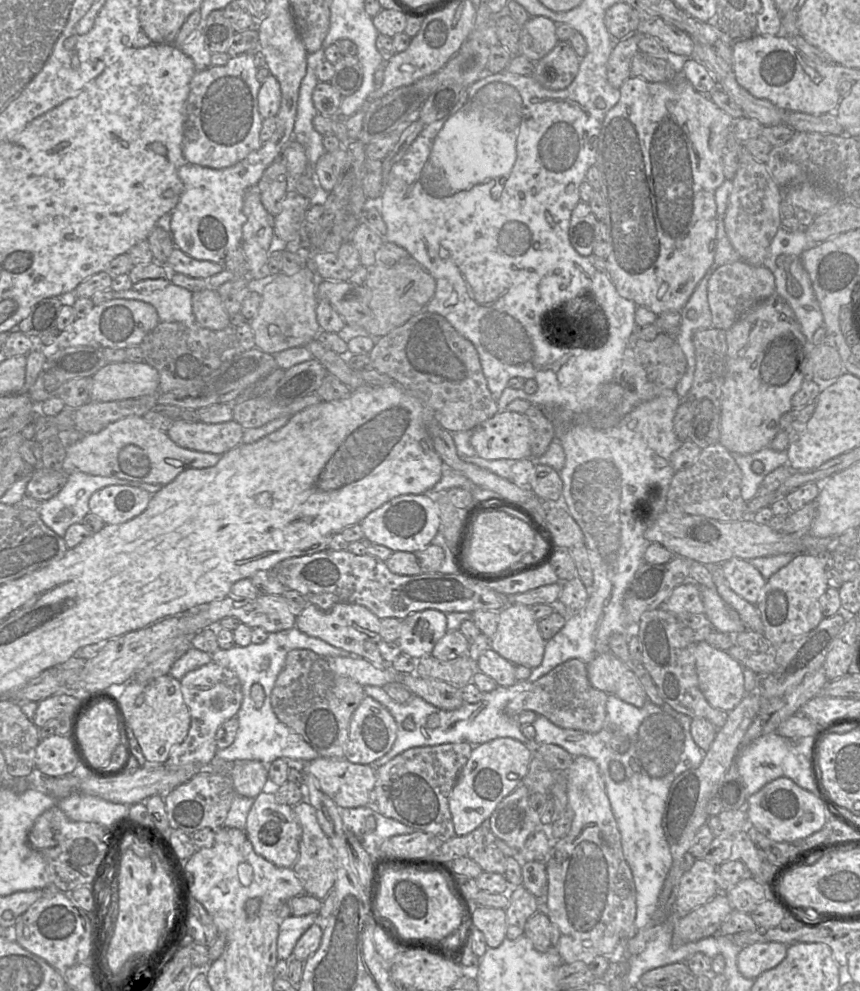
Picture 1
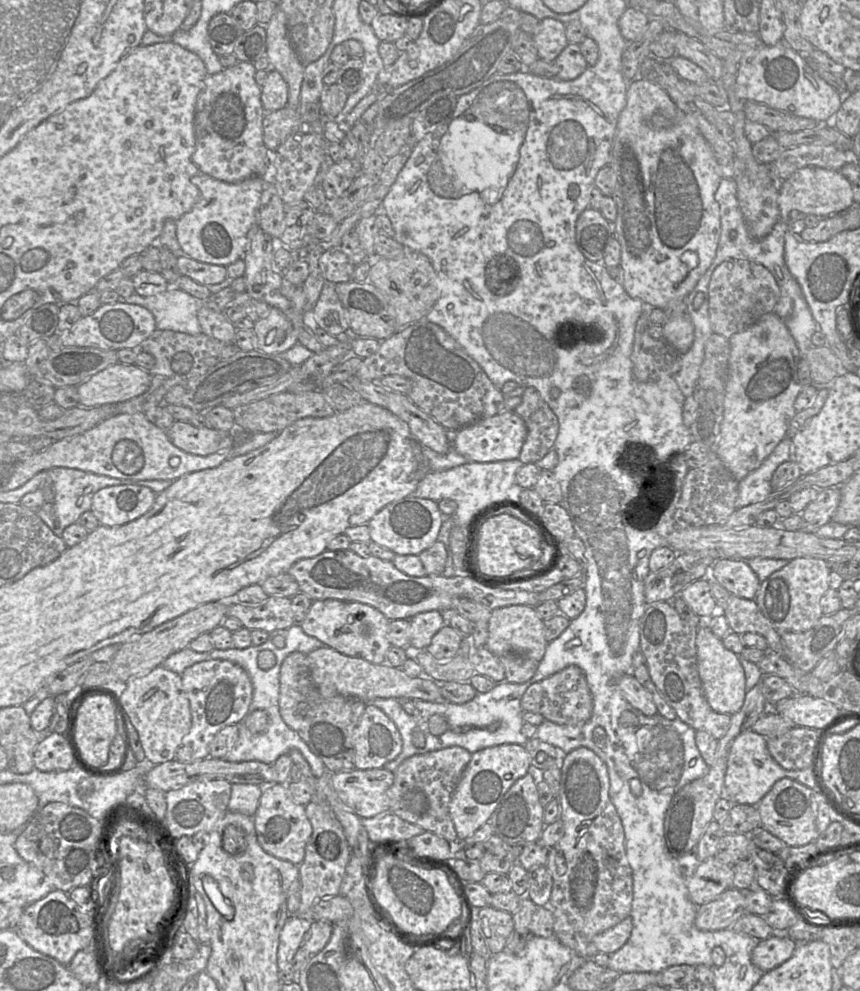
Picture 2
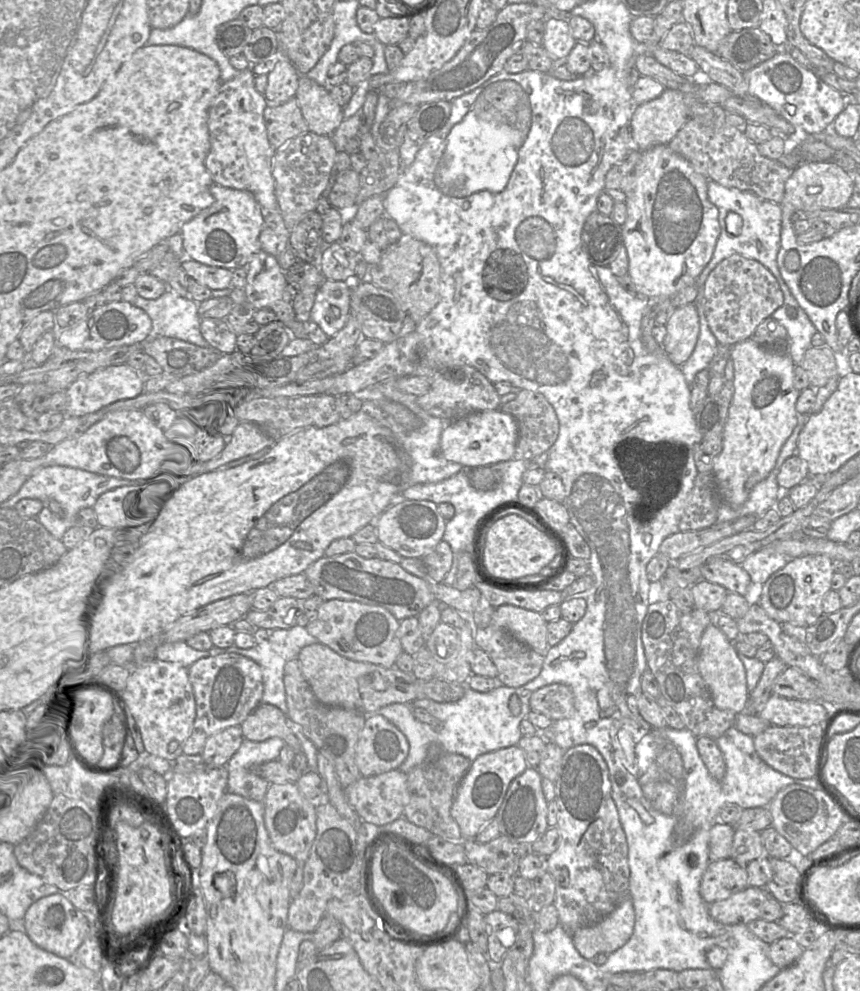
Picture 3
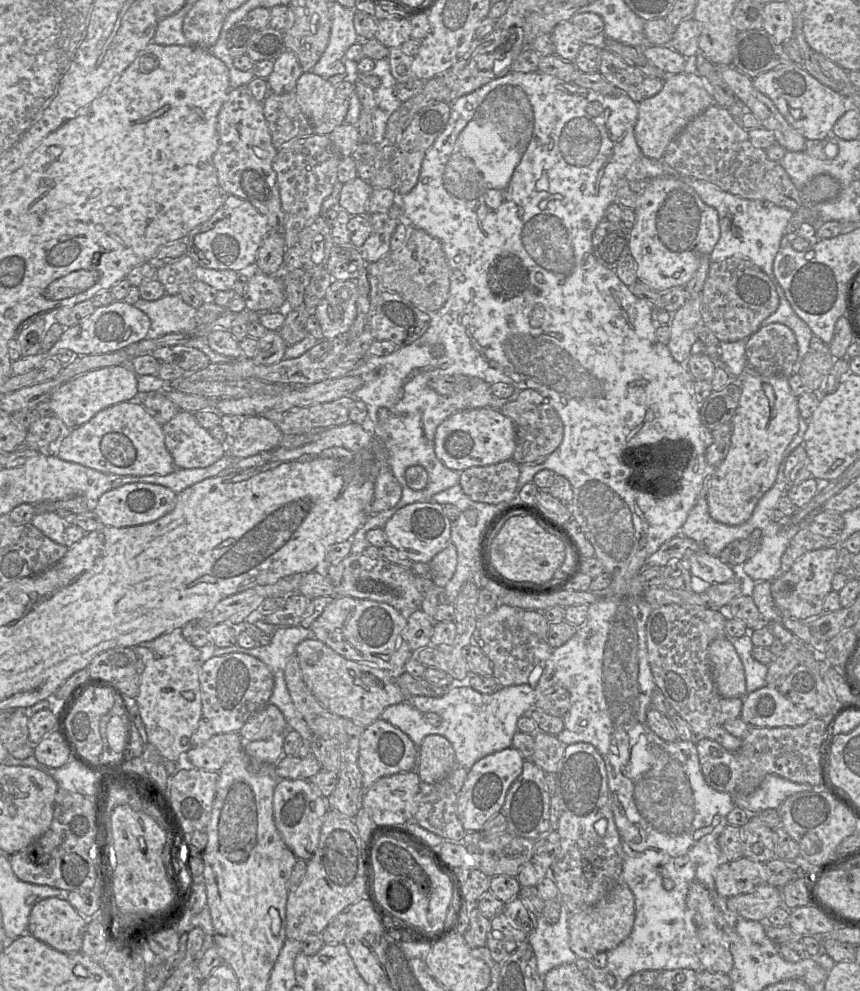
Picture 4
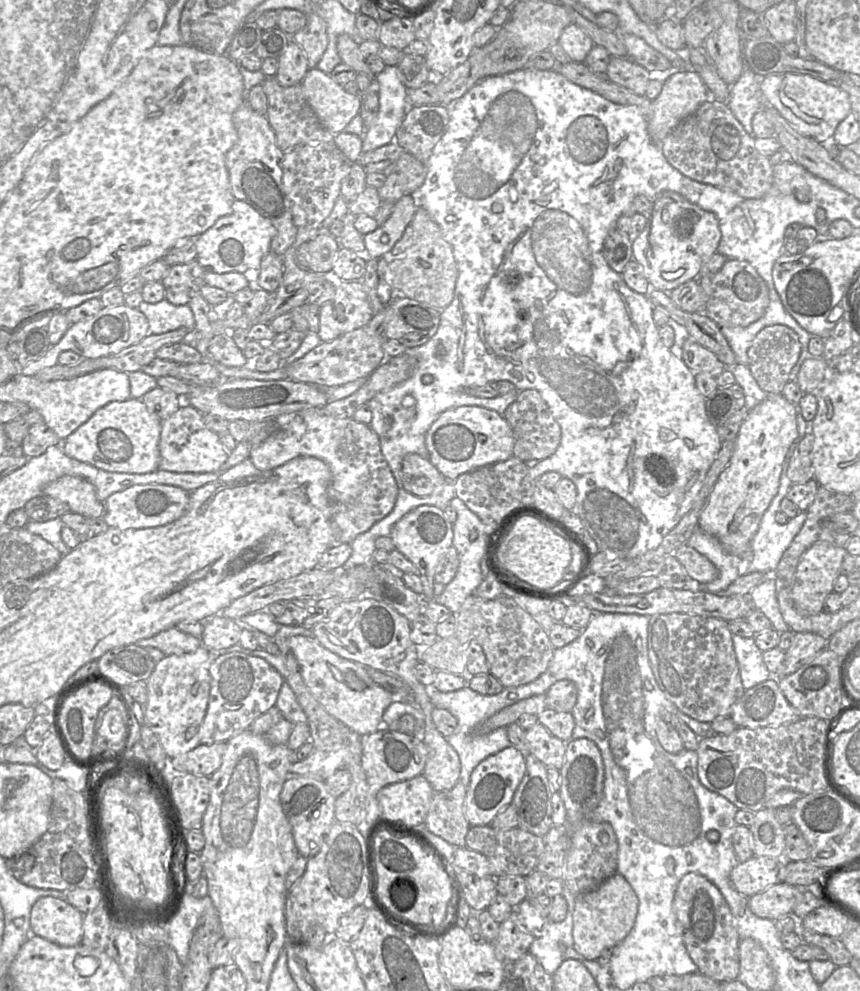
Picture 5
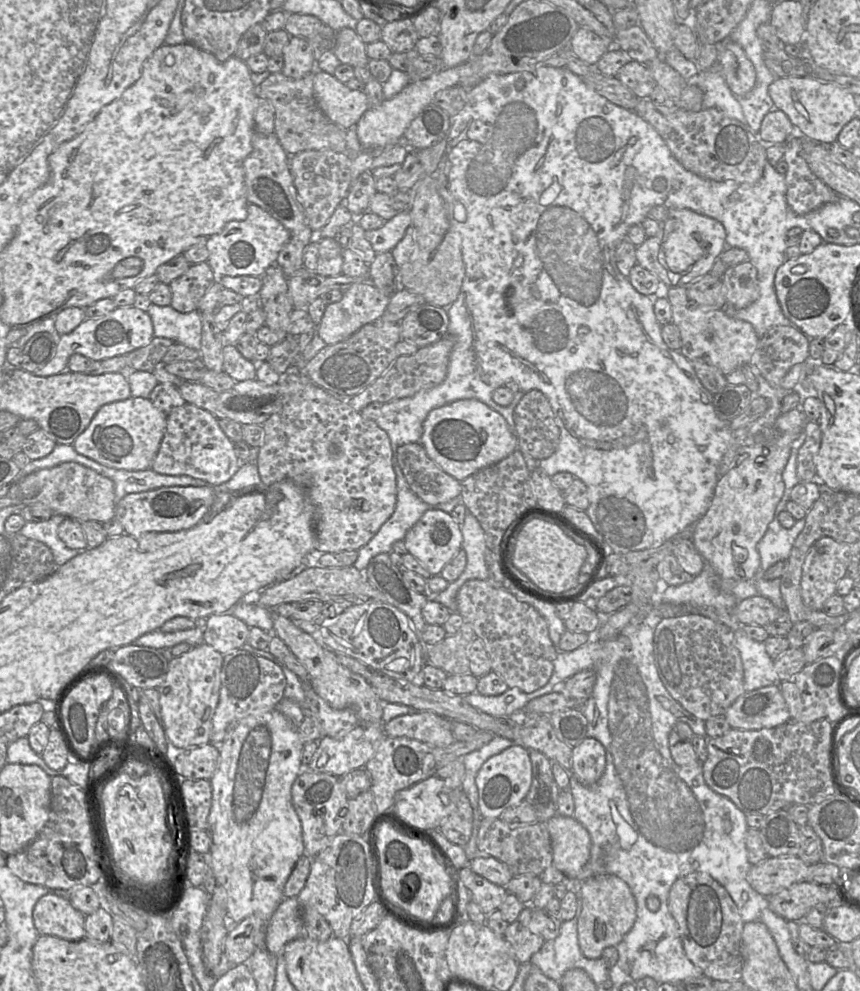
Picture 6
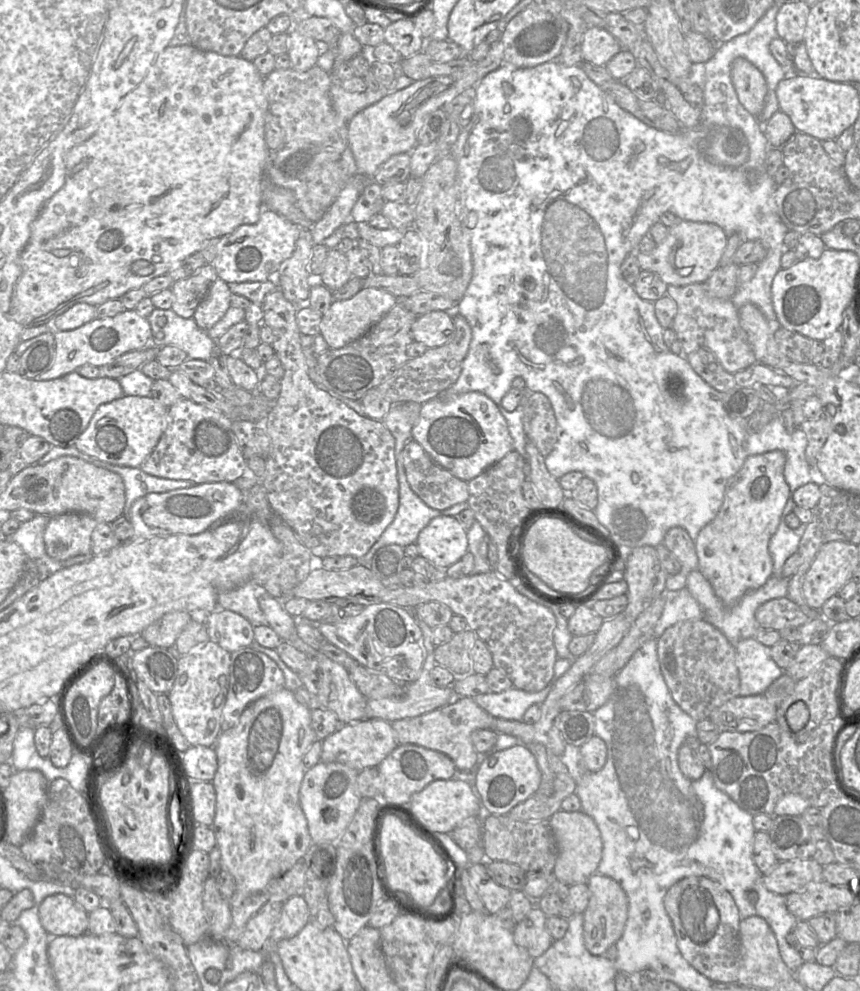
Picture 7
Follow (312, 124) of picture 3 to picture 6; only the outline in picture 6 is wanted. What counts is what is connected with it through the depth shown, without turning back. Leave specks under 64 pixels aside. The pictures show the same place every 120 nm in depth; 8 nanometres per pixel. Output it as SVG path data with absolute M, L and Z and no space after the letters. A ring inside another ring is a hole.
M316 69L313 73L314 97L321 111L344 129L355 126L370 109L365 93L349 89L332 74Z

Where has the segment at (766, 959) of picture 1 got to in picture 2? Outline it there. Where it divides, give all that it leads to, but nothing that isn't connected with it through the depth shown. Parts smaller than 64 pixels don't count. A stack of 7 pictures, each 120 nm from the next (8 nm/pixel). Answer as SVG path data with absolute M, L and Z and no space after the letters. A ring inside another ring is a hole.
M774 933L759 940L751 955L752 963L764 972L770 971L787 961L796 949L798 942L786 933Z

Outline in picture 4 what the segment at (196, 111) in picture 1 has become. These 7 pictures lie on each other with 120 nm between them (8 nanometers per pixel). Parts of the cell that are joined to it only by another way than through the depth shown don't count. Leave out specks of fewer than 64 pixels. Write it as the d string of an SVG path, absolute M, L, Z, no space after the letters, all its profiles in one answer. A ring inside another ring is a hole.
M247 85L230 89L218 113L217 130L219 145L213 155L213 164L221 188L228 195L249 201L267 217L270 231L283 234L284 211L273 169L278 150L272 144L263 104L253 98Z

